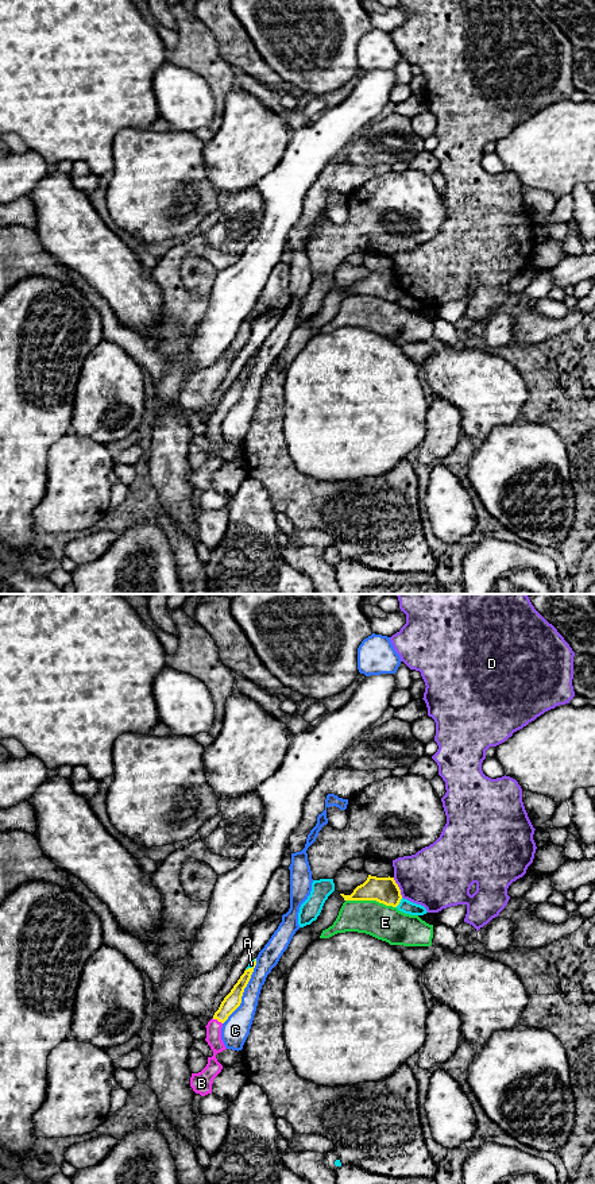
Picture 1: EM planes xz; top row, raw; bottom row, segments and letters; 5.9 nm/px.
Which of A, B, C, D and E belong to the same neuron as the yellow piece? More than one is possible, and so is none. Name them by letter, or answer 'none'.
B

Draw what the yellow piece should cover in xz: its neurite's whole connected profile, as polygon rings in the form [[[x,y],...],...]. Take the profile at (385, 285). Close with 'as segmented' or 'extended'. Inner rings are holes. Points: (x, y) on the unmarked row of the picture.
[[[371,270],[351,290],[340,290],[344,296],[376,296],[393,302],[397,302],[402,294],[401,285],[394,273],[376,273]]]; as segmented

